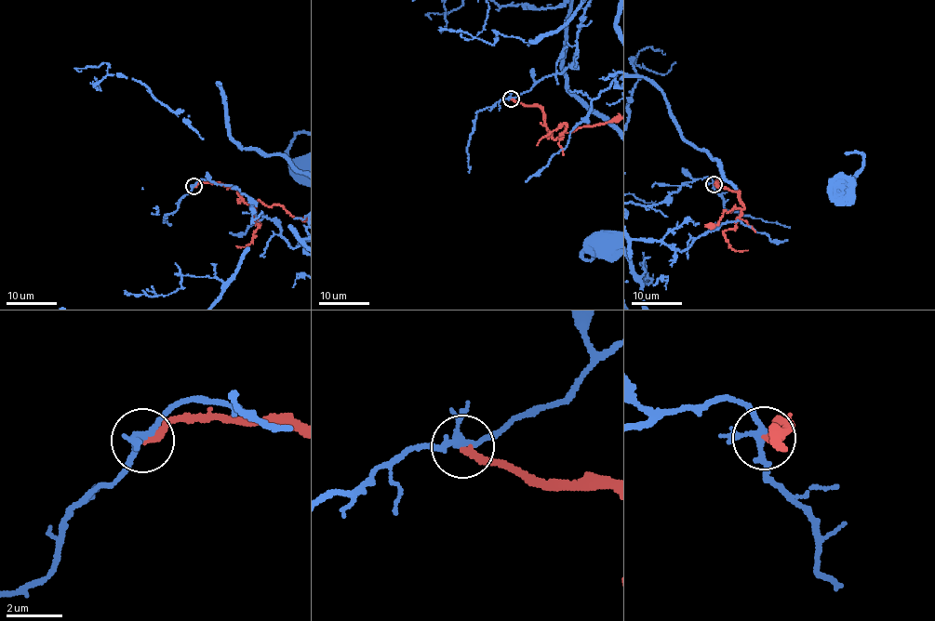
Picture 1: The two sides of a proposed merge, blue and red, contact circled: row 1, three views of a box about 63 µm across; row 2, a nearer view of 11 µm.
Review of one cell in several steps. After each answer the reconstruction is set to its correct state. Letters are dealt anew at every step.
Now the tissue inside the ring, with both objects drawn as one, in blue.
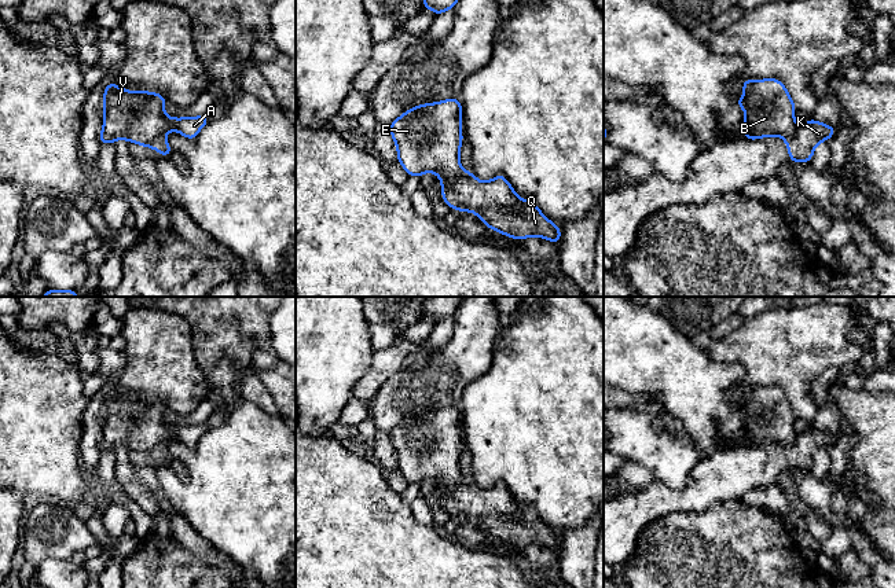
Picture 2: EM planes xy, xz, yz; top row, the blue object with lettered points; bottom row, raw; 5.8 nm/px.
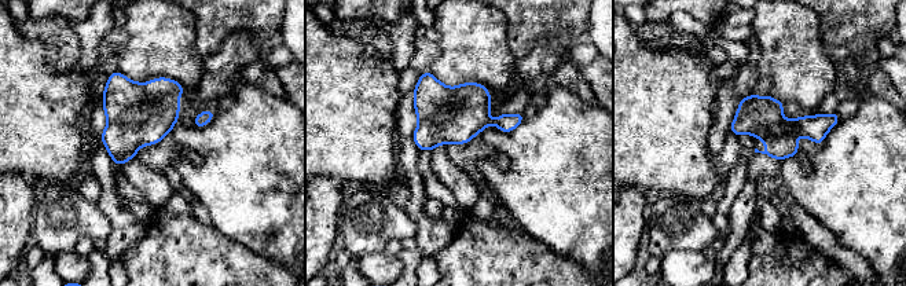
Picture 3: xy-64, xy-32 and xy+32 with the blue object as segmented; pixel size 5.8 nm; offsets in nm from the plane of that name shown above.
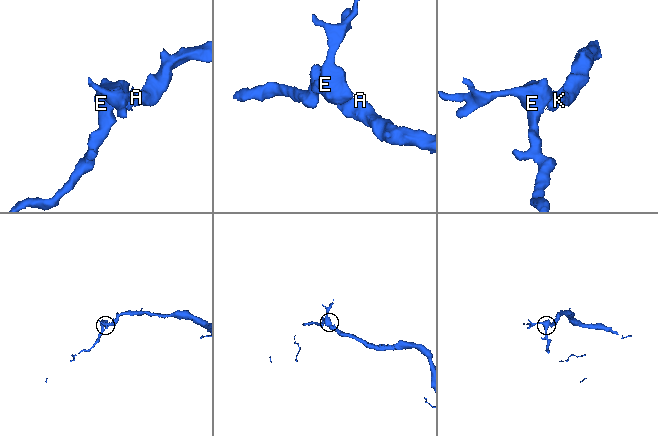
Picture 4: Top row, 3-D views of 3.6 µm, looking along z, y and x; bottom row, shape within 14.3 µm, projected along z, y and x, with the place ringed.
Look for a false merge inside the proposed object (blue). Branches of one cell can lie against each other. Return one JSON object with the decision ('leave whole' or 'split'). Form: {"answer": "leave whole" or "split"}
{"answer": "split"}

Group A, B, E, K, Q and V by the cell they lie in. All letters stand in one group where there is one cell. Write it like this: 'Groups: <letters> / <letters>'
Groups: A K Q / B E V

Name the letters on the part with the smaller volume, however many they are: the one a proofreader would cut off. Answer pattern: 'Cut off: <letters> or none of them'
Cut off: B, E, V

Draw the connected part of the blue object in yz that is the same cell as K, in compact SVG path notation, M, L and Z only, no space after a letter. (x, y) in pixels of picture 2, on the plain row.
M810 426L806 431L797 434L792 446L785 446L791 470L810 470L814 464L814 456L818 451L826 449L837 438L832 433L822 431Z

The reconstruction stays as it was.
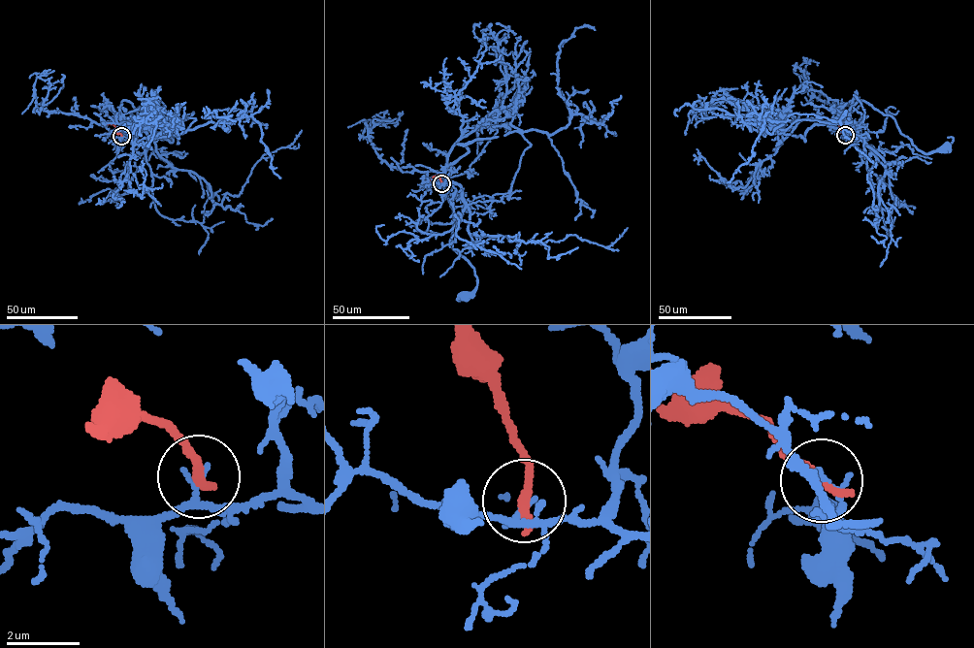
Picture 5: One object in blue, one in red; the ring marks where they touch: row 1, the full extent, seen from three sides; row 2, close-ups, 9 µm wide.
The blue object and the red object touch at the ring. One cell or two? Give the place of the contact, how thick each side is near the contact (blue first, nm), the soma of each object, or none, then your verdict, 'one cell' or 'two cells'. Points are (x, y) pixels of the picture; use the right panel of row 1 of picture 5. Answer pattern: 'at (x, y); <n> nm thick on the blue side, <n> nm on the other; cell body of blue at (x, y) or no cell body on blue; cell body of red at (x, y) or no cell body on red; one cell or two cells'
at (845, 135); 120 nm thick on the blue side, 300 nm on the other; cell body of blue at (946, 148); no cell body on red; two cells

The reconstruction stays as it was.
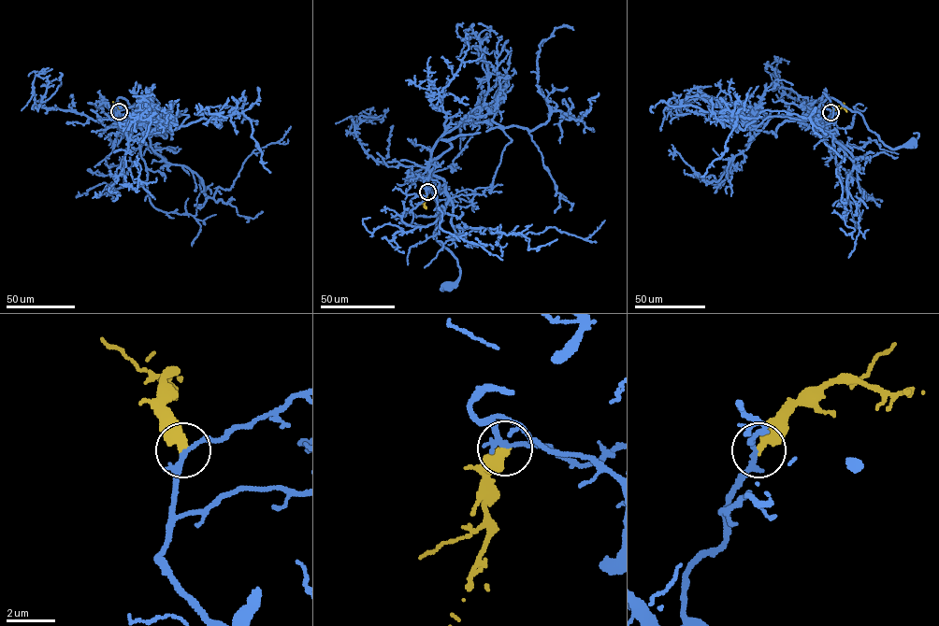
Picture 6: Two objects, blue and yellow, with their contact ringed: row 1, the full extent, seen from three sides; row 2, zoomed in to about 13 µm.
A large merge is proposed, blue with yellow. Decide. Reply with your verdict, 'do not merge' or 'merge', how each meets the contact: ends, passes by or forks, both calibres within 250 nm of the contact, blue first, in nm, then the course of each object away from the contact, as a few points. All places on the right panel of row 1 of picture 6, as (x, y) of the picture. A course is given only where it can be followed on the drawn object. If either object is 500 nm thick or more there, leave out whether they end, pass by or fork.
merge; blue passes by; yellow ends there; 200 nm thick on the blue side, 440 nm on the other; blue runs (830, 112), (826, 122), (813, 111), (828, 98), (834, 98), (859, 112), (886, 146), (896, 149), (911, 144); yellow runs (830, 112), (842, 107), (846, 111)

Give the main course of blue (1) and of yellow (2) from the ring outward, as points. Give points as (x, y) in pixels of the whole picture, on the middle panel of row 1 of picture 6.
1: (427, 192), (438, 177), (430, 173), (436, 239), (459, 267), (459, 277), (448, 285)
2: (427, 192), (426, 208)

